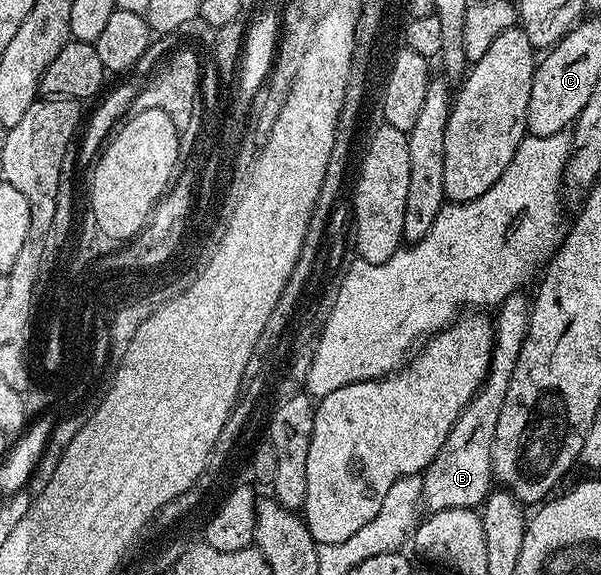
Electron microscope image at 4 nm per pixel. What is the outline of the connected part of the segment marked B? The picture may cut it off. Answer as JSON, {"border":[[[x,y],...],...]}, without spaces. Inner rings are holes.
{"border":[[[523,293],[510,295],[500,303],[493,315],[495,324],[495,344],[491,350],[491,364],[479,392],[465,405],[457,417],[445,445],[433,457],[433,461],[423,476],[422,506],[428,512],[447,509],[478,508],[493,490],[491,473],[491,450],[493,437],[497,433],[497,420],[501,417],[501,405],[505,405],[505,389],[509,389],[509,377],[517,366],[517,357],[521,357],[521,345],[527,336],[531,320],[531,303]]]}

